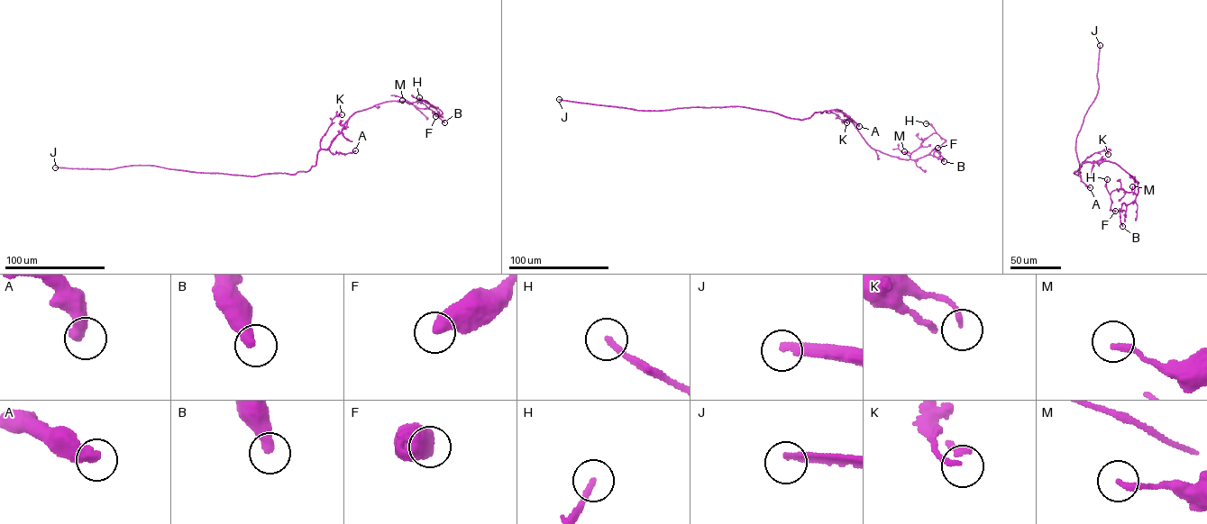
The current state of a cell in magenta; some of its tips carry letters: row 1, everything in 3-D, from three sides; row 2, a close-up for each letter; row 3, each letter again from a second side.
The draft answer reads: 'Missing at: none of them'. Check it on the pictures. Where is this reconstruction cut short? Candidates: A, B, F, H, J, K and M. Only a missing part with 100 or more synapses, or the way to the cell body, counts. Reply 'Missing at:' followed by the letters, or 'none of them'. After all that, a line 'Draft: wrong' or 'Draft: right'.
Missing at: J
Draft: wrong

